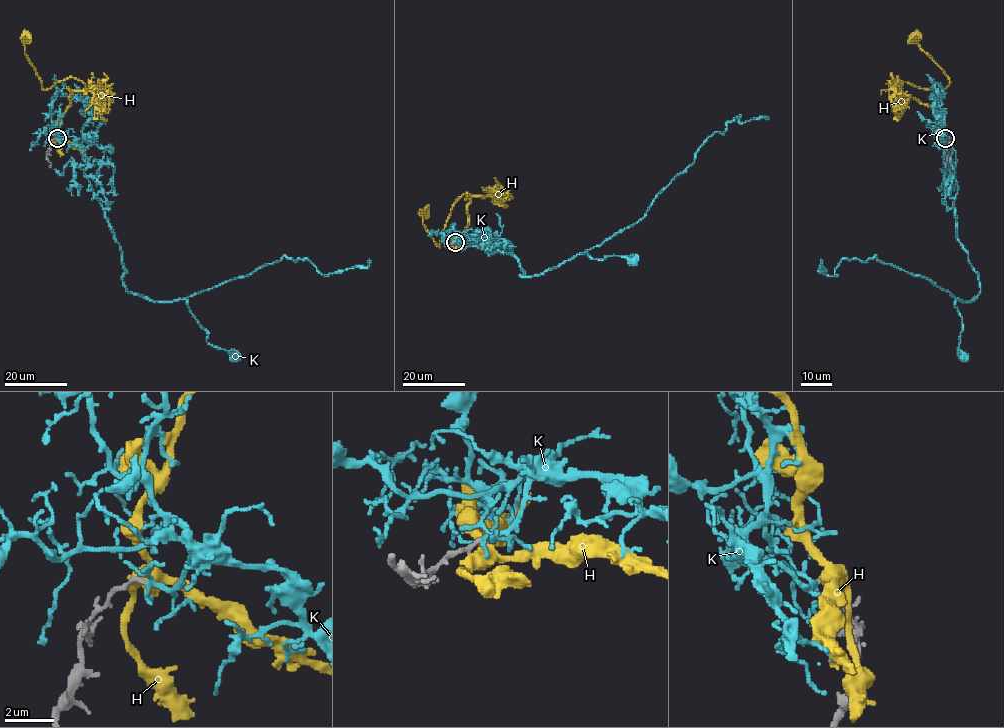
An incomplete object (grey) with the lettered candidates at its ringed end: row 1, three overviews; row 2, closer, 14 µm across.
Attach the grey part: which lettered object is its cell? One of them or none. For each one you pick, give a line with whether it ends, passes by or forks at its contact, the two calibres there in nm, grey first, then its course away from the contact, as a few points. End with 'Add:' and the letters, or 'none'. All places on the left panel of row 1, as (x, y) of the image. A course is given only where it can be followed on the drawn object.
K: It forks there. Thickness 180 nm (grey) against 140 nm. Its course: (57, 138), (81, 149), (123, 285), (148, 299), (185, 299), (285, 254), (327, 276), (371, 260)
Add: K

